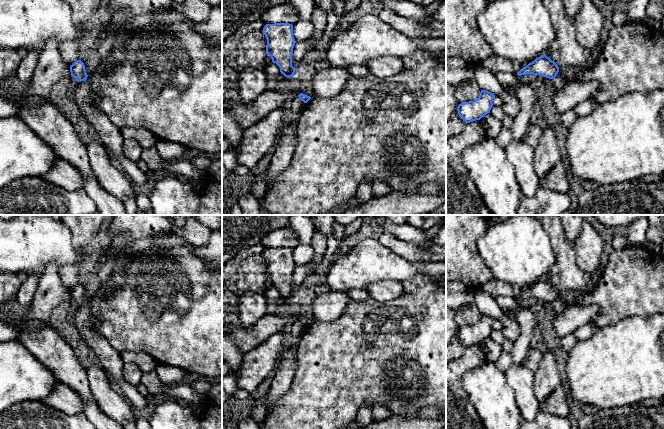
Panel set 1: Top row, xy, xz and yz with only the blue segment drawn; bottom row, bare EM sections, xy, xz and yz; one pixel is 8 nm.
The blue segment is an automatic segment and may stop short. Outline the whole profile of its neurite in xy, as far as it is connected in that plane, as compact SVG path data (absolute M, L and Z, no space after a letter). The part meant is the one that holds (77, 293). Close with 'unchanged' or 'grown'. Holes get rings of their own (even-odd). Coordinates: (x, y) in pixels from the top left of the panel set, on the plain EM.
M81 284L75 285L70 290L70 296L71 300L73 300L78 306L84 305L88 301L85 294L85 289Z | unchanged

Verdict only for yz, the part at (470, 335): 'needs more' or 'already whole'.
already whole

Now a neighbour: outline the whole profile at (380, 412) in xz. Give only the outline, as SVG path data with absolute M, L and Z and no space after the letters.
M376 404L372 407L373 421L381 421L389 418L391 416L388 408L381 404Z

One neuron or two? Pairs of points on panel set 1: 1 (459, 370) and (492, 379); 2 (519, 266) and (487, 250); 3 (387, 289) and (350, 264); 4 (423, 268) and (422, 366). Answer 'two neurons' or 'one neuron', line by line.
1: two neurons
2: one neuron
3: two neurons
4: two neurons

